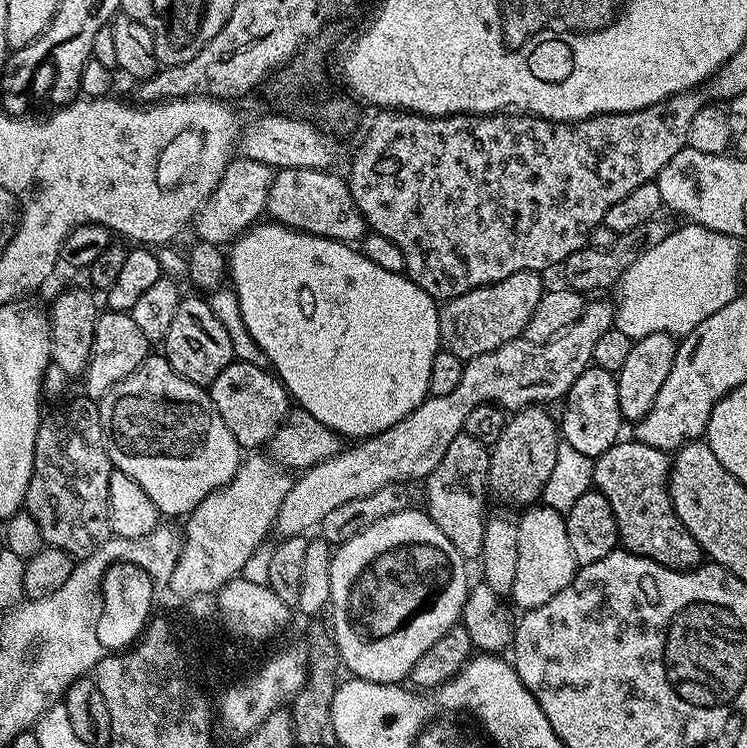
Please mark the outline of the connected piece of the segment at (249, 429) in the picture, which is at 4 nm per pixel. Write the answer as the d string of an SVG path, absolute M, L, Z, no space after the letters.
M233 359L226 370L222 370L222 374L212 380L210 395L222 422L230 426L230 434L234 434L244 450L263 449L274 430L278 430L278 426L290 415L288 389L268 368L259 368L245 360Z

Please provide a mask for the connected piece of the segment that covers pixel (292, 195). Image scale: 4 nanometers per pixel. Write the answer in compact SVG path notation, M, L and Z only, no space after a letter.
M282 168L273 175L270 190L265 202L266 216L269 221L287 228L295 228L297 232L309 232L322 238L359 242L366 235L364 216L358 210L354 198L348 189L347 179L343 175L335 176L335 171L318 168Z

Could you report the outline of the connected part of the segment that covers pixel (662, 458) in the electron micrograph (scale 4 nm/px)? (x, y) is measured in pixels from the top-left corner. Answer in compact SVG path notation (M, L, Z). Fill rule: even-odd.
M635 438L621 439L610 450L595 457L592 483L614 510L620 531L619 543L639 556L650 558L667 568L687 570L701 563L698 542L682 526L668 493L668 475L672 472L672 456L654 446L646 446Z

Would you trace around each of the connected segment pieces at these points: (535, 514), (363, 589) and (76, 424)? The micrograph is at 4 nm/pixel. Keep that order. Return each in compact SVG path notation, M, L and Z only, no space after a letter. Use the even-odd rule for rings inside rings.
M537 502L525 507L518 516L518 567L514 573L514 586L510 600L517 609L527 610L546 606L554 594L566 590L576 577L578 567L570 551L570 538L566 534L565 513L554 510L548 504Z
M409 510L390 514L390 518L382 518L378 522L374 522L374 526L366 526L366 530L362 530L362 534L354 534L354 538L339 545L333 551L330 562L330 613L332 612L330 631L336 642L341 665L347 671L349 668L352 671L349 673L357 680L369 680L379 684L400 684L404 680L407 681L414 670L414 662L418 662L418 658L422 658L422 654L426 654L426 650L430 650L430 646L434 646L434 642L438 642L438 638L442 638L442 634L446 634L446 630L461 623L464 603L470 587L467 567L469 568L469 565L464 556L458 554L458 550L454 550L450 538L446 538L446 534L442 534L442 530L438 530L438 526L434 526L434 522L424 510L420 510L420 512Z
M81 397L50 415L47 413L41 419L35 438L35 460L30 485L27 486L23 502L23 507L37 524L43 543L50 548L59 548L61 552L73 558L90 555L113 535L108 499L109 478L114 469L108 451L105 450L99 403L93 397Z

